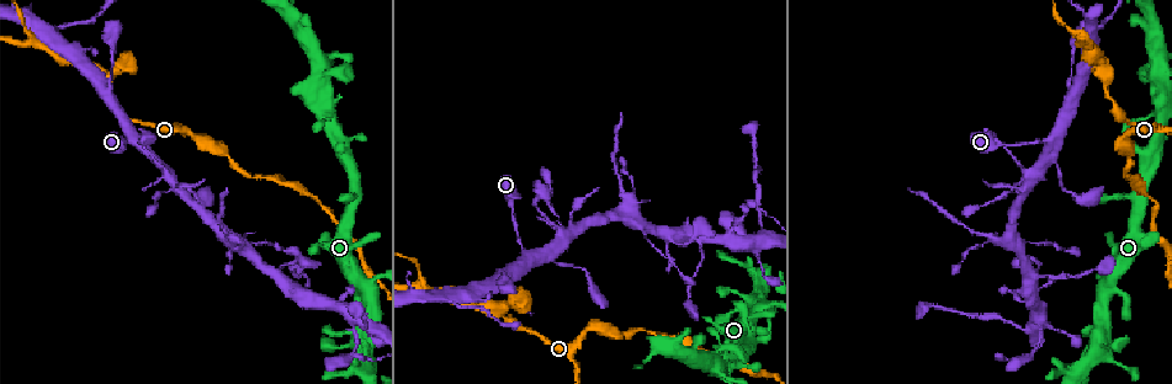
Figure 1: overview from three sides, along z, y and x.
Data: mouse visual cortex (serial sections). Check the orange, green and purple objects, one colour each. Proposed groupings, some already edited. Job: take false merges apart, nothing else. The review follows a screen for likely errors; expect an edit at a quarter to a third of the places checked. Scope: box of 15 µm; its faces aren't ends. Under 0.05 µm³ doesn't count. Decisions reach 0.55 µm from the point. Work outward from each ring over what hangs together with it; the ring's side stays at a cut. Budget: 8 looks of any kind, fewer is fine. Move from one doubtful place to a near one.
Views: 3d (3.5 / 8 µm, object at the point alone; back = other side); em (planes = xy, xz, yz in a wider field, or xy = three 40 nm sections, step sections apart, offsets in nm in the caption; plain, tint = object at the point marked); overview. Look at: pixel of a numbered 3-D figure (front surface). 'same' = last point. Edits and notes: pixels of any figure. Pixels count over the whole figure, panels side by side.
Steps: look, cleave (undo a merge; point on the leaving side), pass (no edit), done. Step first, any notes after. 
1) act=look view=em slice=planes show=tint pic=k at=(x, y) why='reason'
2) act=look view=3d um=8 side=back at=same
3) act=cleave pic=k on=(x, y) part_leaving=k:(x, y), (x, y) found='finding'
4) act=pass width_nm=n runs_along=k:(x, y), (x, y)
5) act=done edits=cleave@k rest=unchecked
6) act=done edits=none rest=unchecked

act=look view=3d um=3.5 pic=1 at=(124, 64) why='abrupt turn'

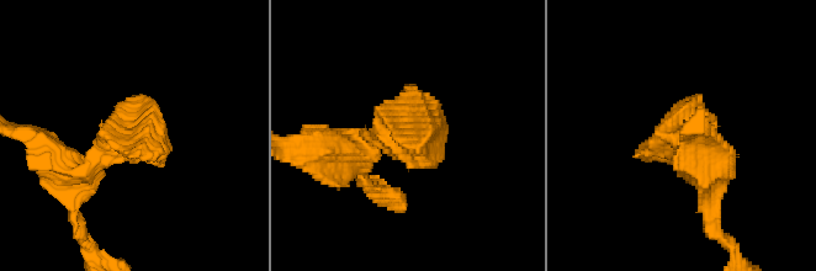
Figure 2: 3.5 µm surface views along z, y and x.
act=look view=em slice=xy step=1 show=tint pic=2 at=(676, 135)

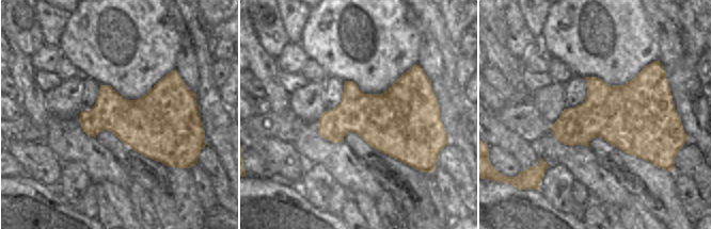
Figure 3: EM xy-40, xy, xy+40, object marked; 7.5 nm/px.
act=pass found='one cell here'

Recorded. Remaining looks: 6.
act=look view=3d um=8 pic=1 at=(54, 39) why='small branch off a trunk'

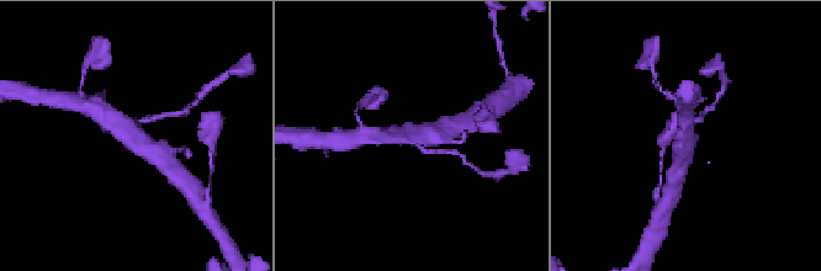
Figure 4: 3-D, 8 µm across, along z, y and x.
act=look view=em slice=xy step=3 show=tint pic=4 at=(414, 139)

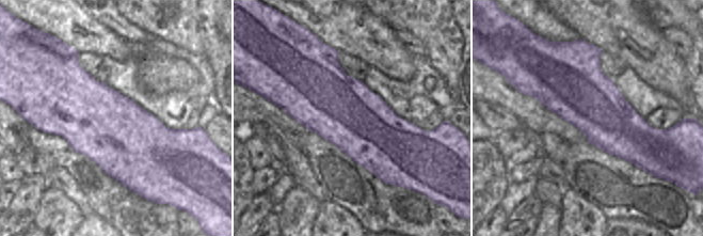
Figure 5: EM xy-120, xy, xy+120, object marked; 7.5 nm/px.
act=pass found='continuous, no second cell'

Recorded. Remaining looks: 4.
act=look view=3d um=8 pic=1 at=(1053, 157) why='two arms in line, one across'

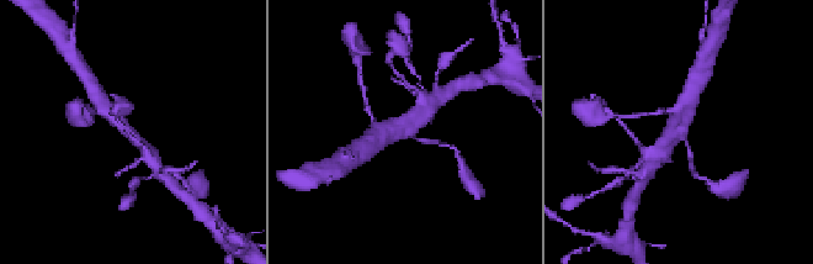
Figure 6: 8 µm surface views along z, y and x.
act=look view=3d um=3.5 pic=6 at=(680, 132)

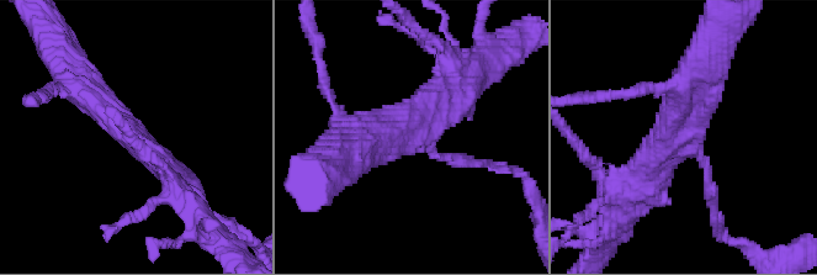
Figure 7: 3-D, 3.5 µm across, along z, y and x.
act=look view=em slice=xy step=2 show=tint pic=7 at=(686, 134) arms=3 arm_widths_nm=150,300,350 why='now the EM'

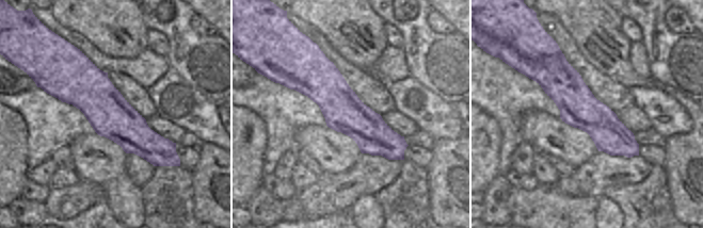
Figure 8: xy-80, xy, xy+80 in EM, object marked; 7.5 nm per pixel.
act=pass found='continuous, no second cell'

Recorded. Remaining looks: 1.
act=done edits=none rest=unchecked

